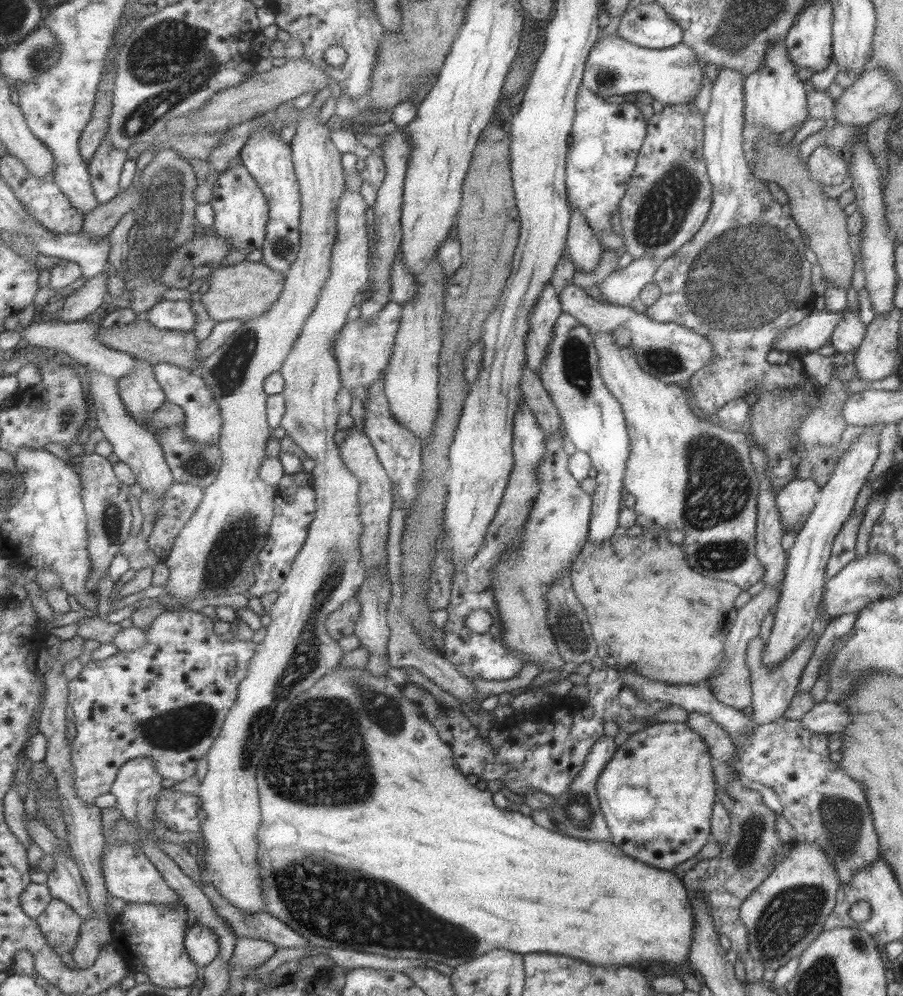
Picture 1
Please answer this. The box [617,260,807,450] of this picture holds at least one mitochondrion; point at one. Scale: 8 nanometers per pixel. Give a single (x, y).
(666, 361)

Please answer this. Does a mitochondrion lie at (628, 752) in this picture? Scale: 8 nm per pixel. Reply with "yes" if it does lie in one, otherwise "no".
no

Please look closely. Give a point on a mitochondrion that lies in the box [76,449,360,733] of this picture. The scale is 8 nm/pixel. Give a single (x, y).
(231, 550)

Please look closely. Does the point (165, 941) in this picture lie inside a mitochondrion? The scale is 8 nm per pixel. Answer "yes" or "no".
no

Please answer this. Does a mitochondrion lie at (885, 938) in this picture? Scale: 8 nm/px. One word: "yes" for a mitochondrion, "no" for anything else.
no

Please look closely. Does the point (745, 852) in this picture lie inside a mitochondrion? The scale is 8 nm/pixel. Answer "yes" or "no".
yes

